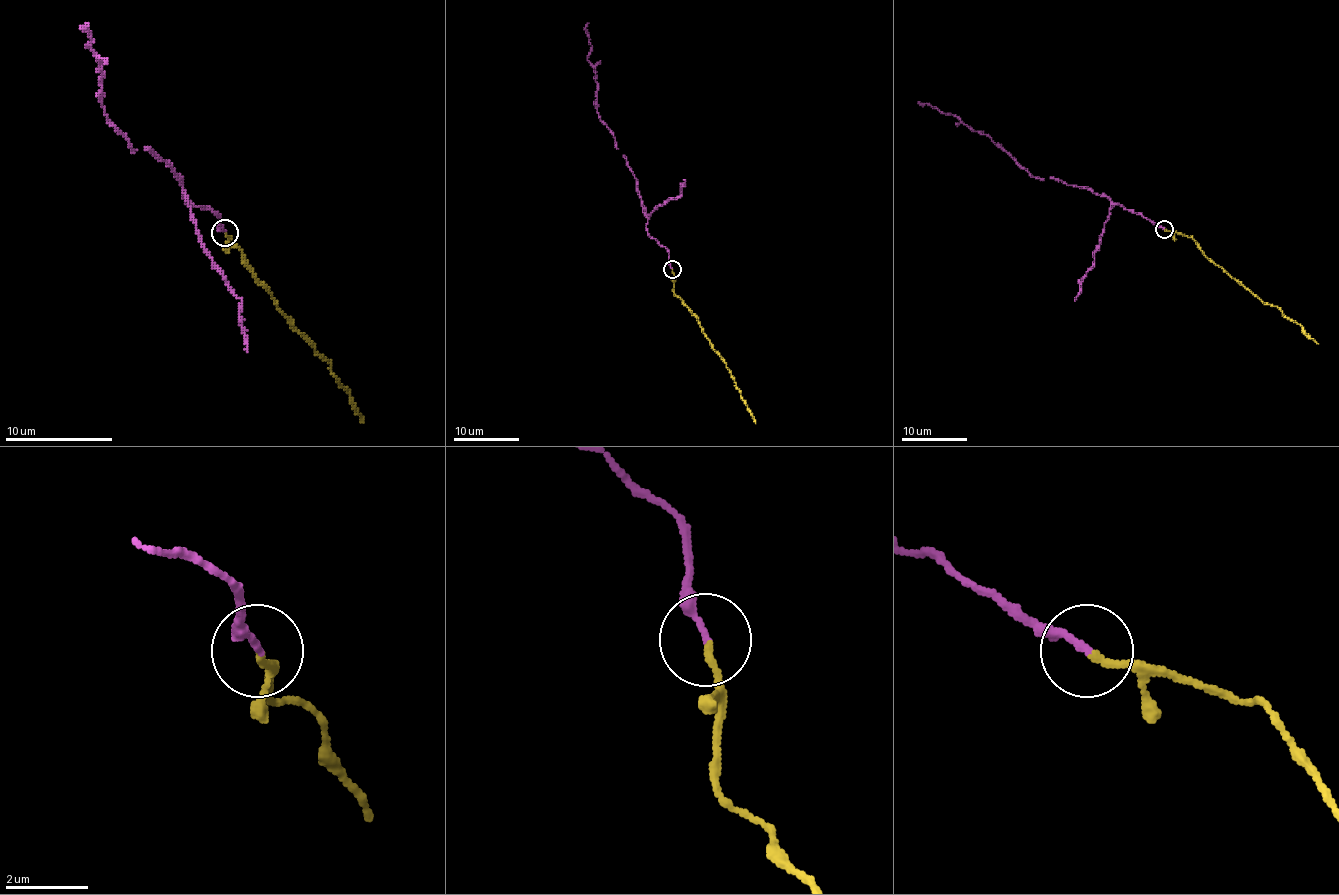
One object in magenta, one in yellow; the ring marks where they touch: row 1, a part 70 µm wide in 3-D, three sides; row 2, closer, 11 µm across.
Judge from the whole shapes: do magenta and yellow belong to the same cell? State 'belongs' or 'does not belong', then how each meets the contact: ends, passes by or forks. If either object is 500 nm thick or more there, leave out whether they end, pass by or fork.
belongs; magenta ends; yellow ends

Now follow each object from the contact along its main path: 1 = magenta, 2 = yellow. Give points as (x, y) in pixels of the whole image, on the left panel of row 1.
1: (226, 233), (220, 217), (185, 201), (166, 163), (134, 150), (107, 120), (88, 23)
2: (226, 233), (228, 244), (242, 252), (242, 263), (261, 282), (287, 319), (328, 360), (363, 422)

